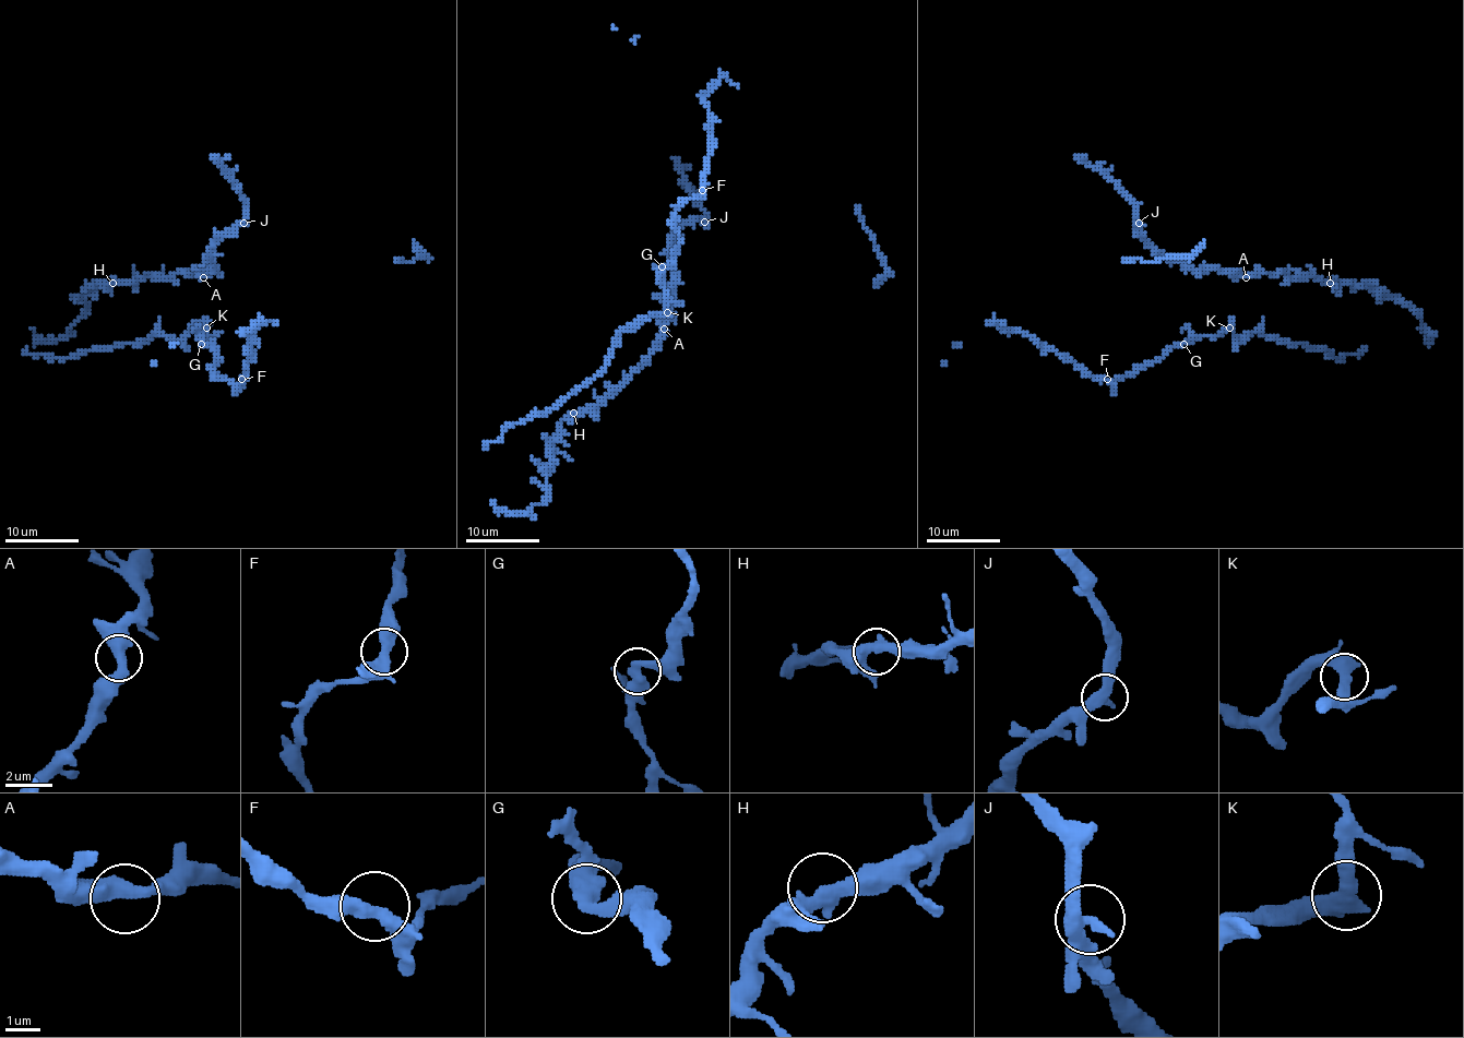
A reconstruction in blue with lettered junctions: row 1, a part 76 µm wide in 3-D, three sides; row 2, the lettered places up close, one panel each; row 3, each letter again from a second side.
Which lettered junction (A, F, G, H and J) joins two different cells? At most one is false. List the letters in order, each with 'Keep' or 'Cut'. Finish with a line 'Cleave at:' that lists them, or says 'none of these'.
A: Keep
F: Keep
G: Keep
H: Keep
J: Keep
Cleave at: none of these

